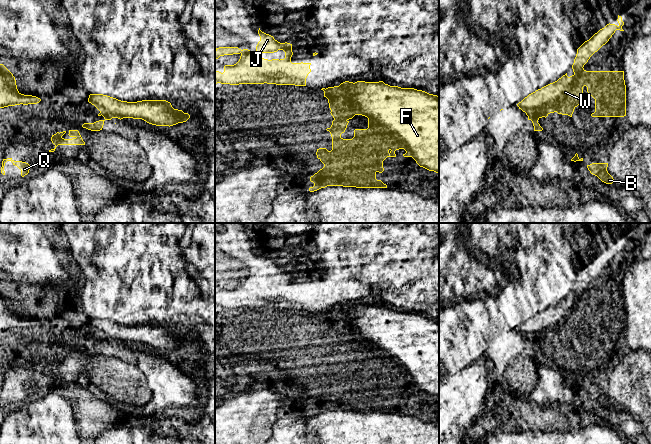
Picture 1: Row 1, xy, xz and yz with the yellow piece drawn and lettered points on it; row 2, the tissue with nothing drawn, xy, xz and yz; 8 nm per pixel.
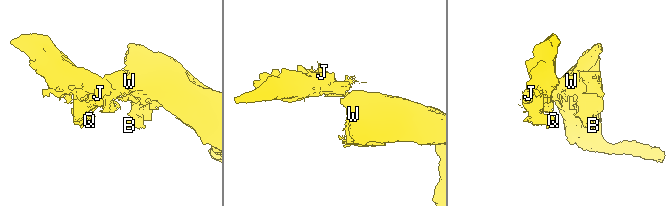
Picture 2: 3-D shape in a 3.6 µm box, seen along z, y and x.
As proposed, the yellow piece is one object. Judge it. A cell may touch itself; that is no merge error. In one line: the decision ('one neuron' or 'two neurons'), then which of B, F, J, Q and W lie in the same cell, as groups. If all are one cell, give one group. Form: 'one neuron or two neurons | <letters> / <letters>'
two neurons | B F W / J Q

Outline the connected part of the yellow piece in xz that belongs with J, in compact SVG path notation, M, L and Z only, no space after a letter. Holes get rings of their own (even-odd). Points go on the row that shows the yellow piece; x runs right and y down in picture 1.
M259 28L260 41L256 52L238 47L219 47L215 50L215 58L220 56L240 54L239 61L234 65L225 65L224 72L215 70L215 85L217 83L239 84L276 84L306 86L306 78L311 72L311 63L292 63L292 44L280 43L273 36L262 32ZM285 52L284 59L264 59L259 53Z

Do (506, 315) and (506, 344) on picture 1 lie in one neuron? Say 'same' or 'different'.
different

